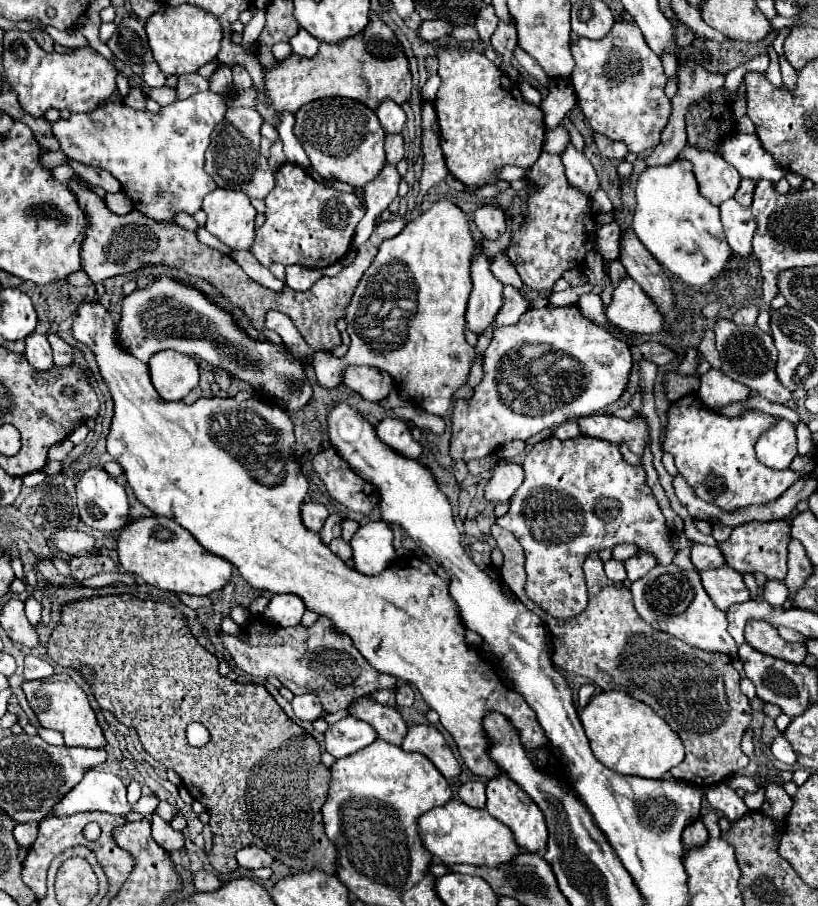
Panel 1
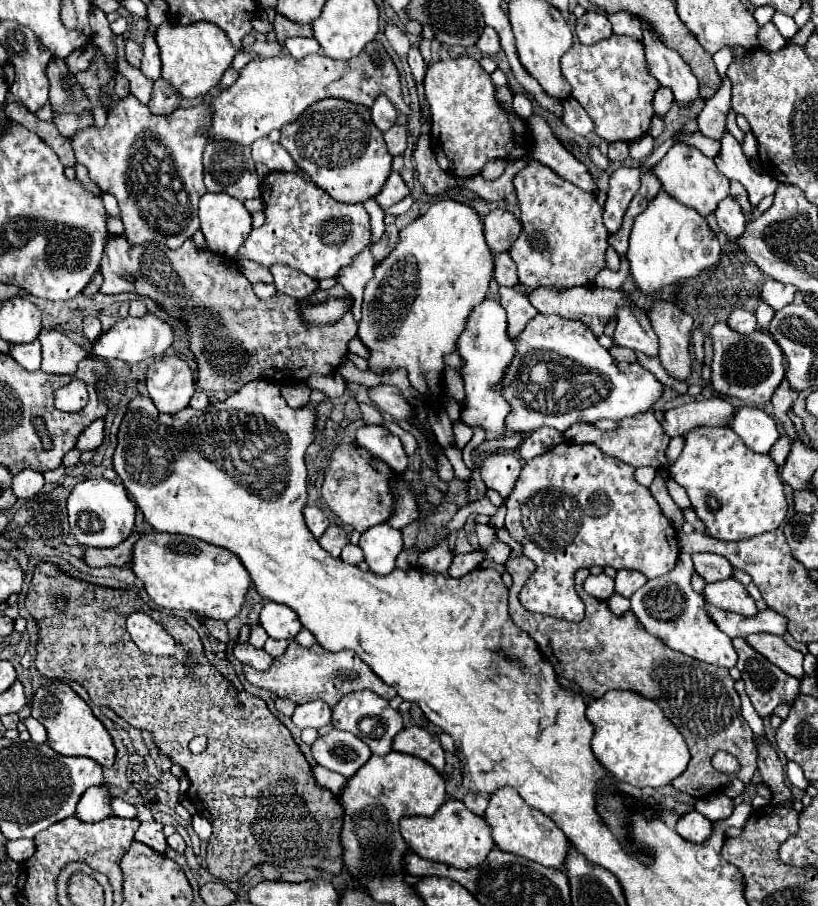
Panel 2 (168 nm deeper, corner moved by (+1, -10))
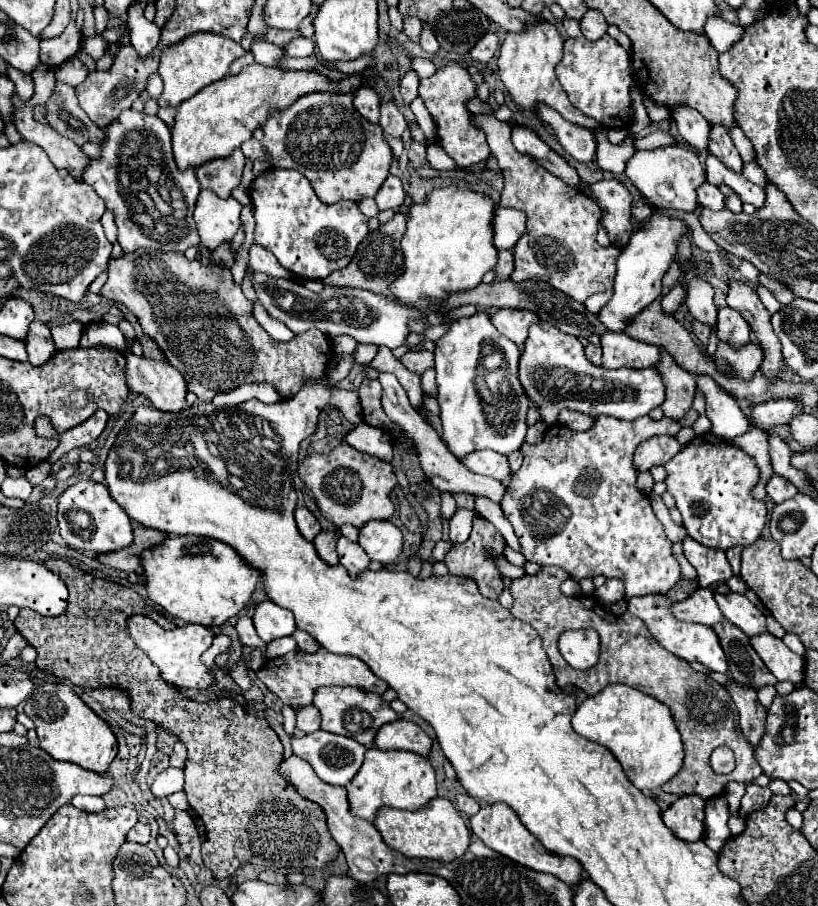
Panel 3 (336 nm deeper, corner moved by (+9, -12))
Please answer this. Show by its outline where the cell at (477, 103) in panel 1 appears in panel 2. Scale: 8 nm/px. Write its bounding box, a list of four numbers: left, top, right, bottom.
[424,56,530,176]

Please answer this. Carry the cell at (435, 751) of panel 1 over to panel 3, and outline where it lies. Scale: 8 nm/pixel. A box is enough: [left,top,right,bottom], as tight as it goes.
[374,720,432,758]

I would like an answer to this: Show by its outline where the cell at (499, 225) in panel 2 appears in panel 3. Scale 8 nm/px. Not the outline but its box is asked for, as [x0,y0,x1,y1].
[492,206,526,250]

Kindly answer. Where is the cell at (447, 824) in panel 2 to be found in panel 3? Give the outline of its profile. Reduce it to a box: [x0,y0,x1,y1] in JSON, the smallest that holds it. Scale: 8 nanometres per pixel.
[374,798,472,862]

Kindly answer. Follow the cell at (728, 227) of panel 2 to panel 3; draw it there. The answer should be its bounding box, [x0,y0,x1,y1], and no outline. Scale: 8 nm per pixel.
[698,182,726,210]

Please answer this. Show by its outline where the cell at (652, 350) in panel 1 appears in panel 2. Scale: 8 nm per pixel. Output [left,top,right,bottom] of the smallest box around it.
[608,346,636,362]

